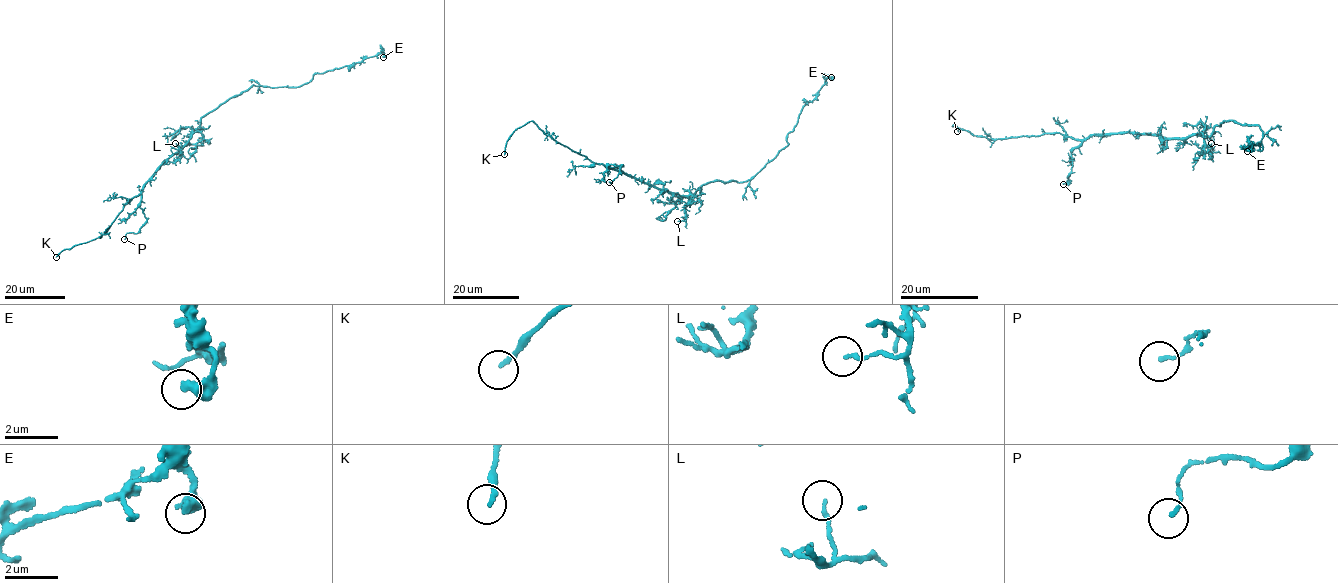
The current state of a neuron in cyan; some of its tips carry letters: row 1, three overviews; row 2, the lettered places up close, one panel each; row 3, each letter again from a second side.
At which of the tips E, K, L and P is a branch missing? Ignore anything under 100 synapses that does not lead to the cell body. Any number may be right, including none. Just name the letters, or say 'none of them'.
K

